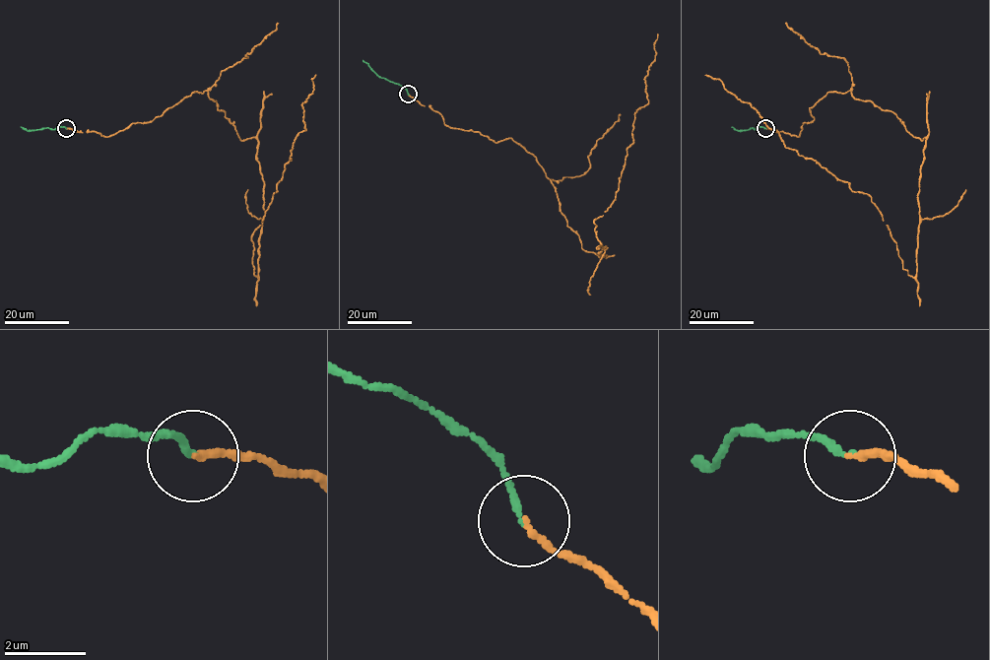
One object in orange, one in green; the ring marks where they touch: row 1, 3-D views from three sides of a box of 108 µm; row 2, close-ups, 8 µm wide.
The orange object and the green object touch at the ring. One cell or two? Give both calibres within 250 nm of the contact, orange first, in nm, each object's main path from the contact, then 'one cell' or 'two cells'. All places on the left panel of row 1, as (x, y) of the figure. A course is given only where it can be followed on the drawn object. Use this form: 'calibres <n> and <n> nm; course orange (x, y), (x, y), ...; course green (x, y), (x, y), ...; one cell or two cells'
calibres 170 and 160 nm; course orange (66, 128), (107, 136), (206, 90), (242, 140), (258, 142), (257, 278), (252, 235), (306, 130), (315, 75); course green (66, 128), (27, 131), (21, 126); one cell

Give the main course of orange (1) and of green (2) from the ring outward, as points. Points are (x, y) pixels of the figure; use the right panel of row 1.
1: (765, 128), (799, 136), (809, 108), (849, 90), (926, 137), (917, 274), (871, 196), (786, 148), (705, 75)
2: (765, 128), (738, 131), (731, 126)

